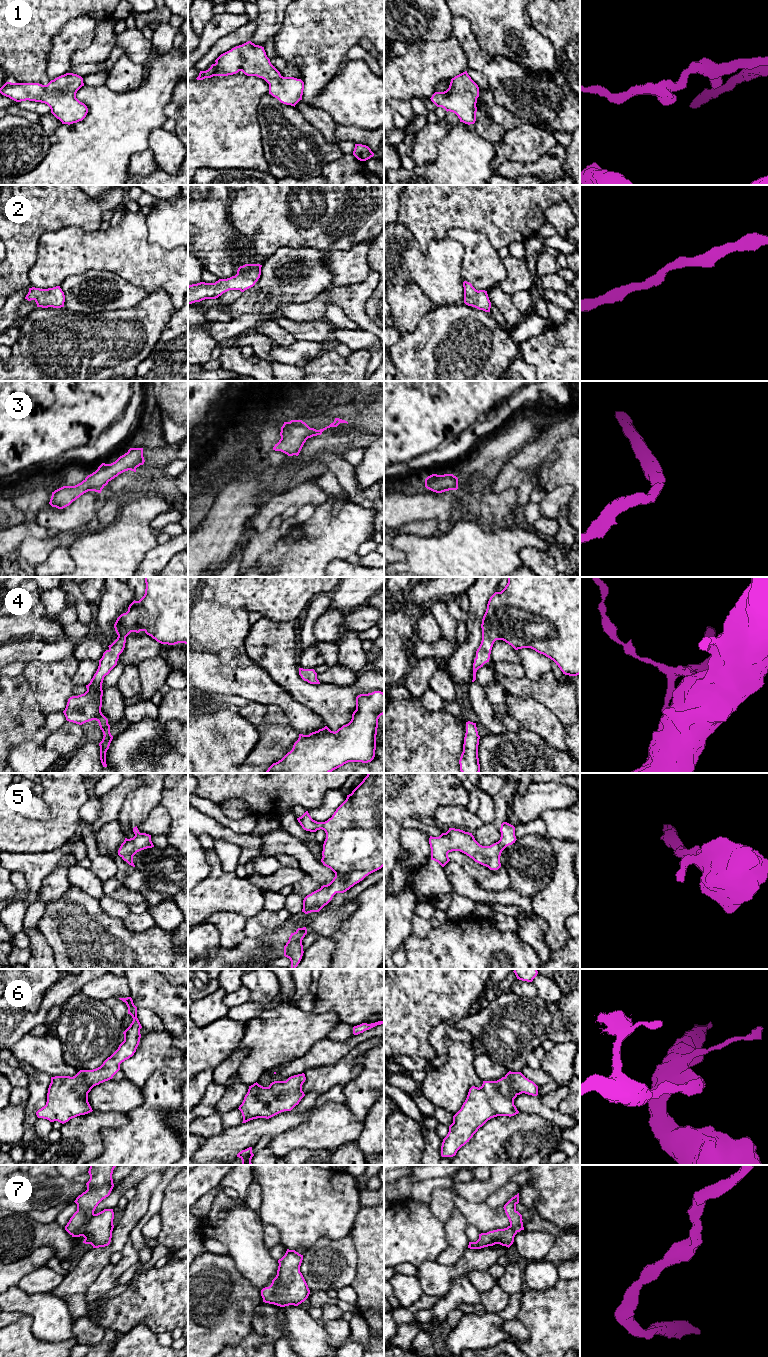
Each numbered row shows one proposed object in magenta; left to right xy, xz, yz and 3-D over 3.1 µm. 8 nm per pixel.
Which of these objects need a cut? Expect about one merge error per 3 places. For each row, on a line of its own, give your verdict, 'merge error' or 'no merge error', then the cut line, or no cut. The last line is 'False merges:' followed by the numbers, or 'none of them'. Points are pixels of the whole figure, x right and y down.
1: no merge error; no cut
2: no merge error; no cut
3: no merge error; no cut
4: no merge error; no cut
5: no merge error; no cut
6: no merge error; no cut
7: no merge error; no cut
False merges: none of them

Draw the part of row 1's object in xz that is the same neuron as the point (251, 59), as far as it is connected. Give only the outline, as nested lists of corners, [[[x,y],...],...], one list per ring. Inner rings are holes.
[[[248,41],[242,45],[236,46],[231,50],[221,54],[215,64],[206,71],[200,71],[197,80],[211,78],[213,76],[228,76],[242,71],[247,76],[257,76],[264,79],[269,84],[269,94],[277,98],[281,103],[294,106],[302,100],[304,82],[294,77],[283,77],[280,72],[271,64],[267,57],[264,47],[255,45]]]

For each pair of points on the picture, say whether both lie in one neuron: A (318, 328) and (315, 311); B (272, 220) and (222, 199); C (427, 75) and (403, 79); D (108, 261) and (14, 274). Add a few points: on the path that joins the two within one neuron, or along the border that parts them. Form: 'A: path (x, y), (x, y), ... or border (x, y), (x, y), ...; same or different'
A: border (321, 318), (314, 320), (292, 319); different
B: border (232, 195), (228, 206); different
C: path (421, 75), (409, 76); same
D: border (37, 250), (37, 259), (28, 274), (29, 283); different

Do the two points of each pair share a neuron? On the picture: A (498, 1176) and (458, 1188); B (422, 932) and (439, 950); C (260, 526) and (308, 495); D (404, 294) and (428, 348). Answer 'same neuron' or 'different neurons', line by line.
A: same neuron
B: different neurons
C: same neuron
D: different neurons

